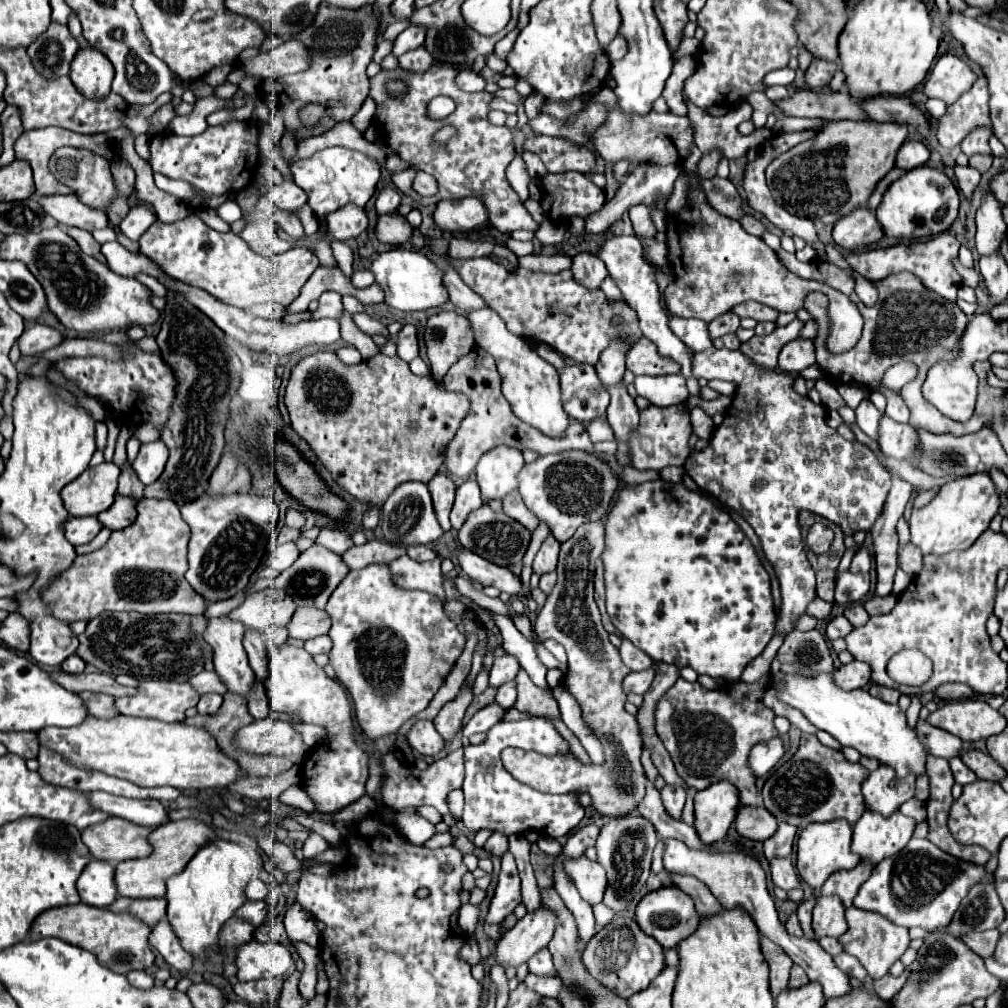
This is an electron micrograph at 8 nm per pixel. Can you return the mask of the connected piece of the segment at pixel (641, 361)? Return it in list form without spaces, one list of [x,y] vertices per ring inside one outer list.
[[[643,337],[627,353],[627,369],[631,369],[635,375],[669,375],[679,373],[679,363],[663,359],[663,355],[655,351],[655,345]]]

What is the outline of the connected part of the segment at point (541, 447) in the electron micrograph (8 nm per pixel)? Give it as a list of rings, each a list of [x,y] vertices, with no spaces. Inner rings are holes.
[[[475,347],[473,351],[469,351],[467,355],[463,355],[463,359],[459,359],[449,371],[447,375],[441,379],[443,387],[447,387],[447,391],[461,391],[469,397],[469,413],[463,419],[455,439],[447,445],[445,449],[445,469],[449,473],[449,477],[453,479],[467,479],[473,471],[477,461],[481,459],[481,455],[485,451],[489,451],[495,445],[511,445],[517,449],[533,449],[539,455],[547,455],[547,453],[559,453],[559,451],[567,451],[567,449],[577,449],[577,451],[585,451],[591,455],[597,455],[583,423],[579,421],[571,421],[567,435],[563,439],[551,439],[547,435],[543,435],[541,431],[537,431],[535,427],[523,423],[509,407],[507,399],[503,399],[501,393],[501,375],[497,371],[495,359],[491,355],[487,355],[487,351]]]

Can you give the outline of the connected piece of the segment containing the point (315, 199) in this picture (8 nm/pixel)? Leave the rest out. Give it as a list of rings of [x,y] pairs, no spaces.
[[[331,147],[315,153],[309,159],[293,163],[291,171],[293,171],[295,183],[309,195],[309,201],[307,201],[309,207],[315,211],[317,217],[325,217],[347,203],[365,207],[365,203],[375,193],[375,185],[381,175],[381,165],[359,151],[345,149],[345,147]]]

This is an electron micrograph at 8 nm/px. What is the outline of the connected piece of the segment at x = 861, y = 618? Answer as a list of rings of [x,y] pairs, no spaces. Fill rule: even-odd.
[[[855,603],[855,605],[849,605],[847,609],[845,609],[845,613],[843,613],[847,619],[851,619],[851,623],[853,623],[853,627],[859,627],[861,623],[867,623],[867,617],[869,617],[869,613],[865,611],[865,607],[861,605],[861,603]]]

